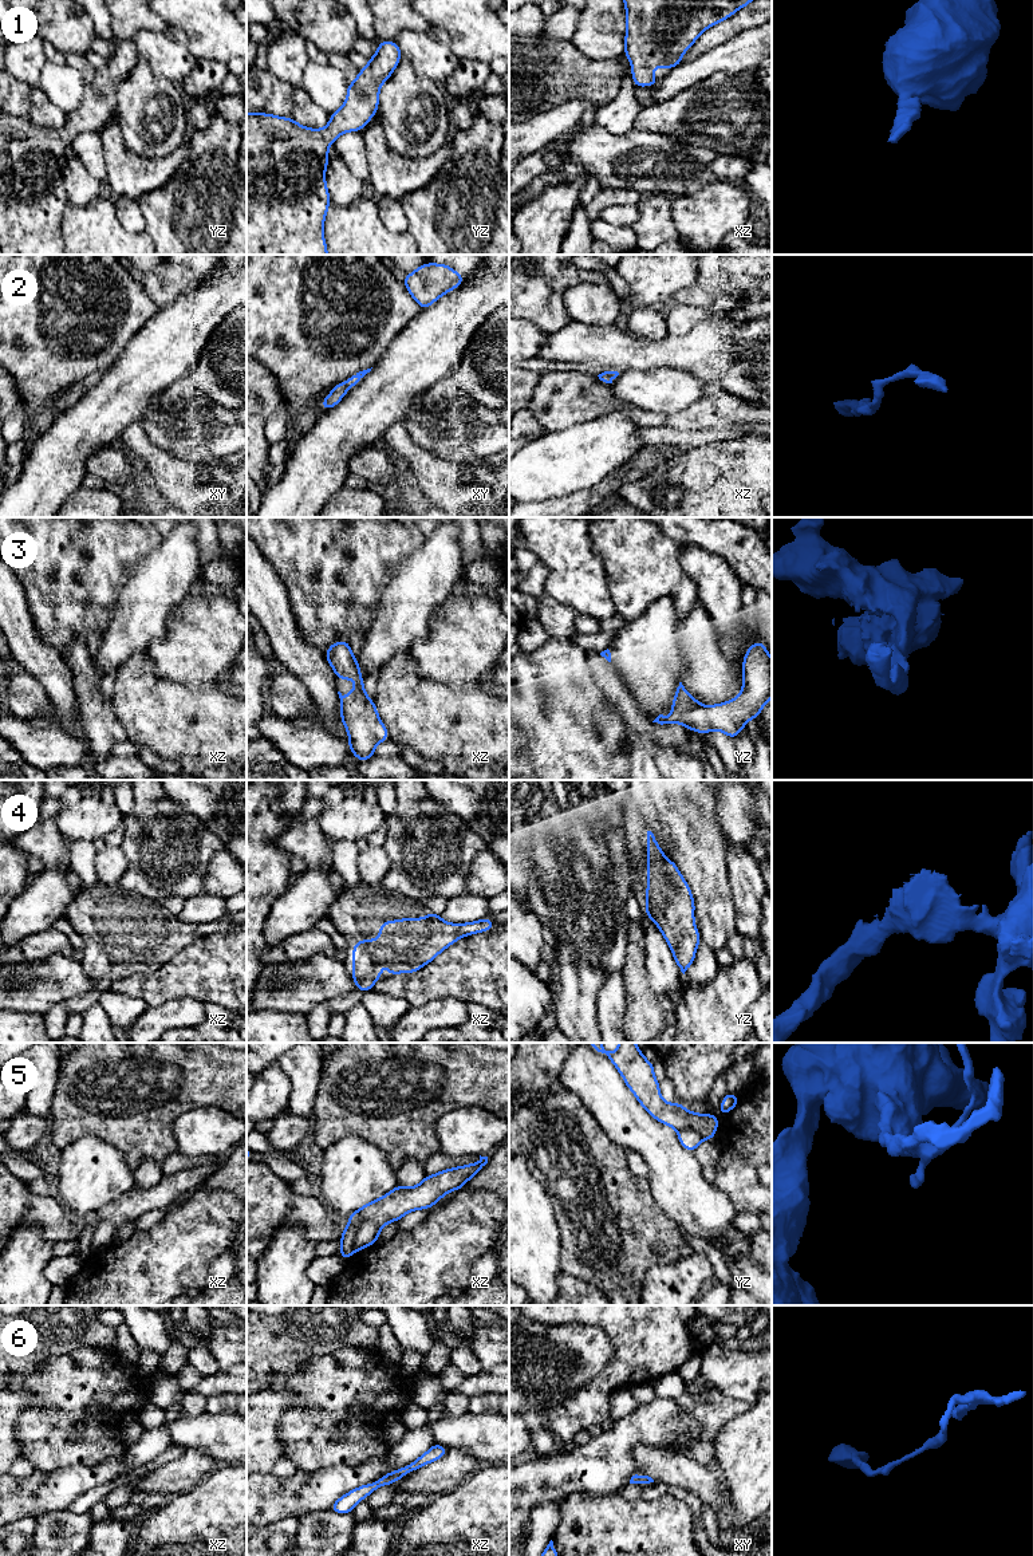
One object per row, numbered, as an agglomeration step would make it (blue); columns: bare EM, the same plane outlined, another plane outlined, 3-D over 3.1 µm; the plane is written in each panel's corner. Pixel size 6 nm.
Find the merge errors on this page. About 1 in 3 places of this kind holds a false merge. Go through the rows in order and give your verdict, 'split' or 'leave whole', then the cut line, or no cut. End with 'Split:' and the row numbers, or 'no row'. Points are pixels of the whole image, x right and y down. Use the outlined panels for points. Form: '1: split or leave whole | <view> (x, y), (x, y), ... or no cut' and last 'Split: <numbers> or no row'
1: leave whole | no cut
2: leave whole | no cut
3: leave whole | no cut
4: leave whole | no cut
5: split | xz (357, 1212), (361, 1217), (361, 1224), (357, 1230), (354, 1249)
6: leave whole | no cut
Split: 5

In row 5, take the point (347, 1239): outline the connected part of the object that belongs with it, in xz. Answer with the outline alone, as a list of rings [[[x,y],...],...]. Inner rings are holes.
[[[356,1212],[348,1216],[348,1226],[342,1230],[342,1249],[338,1253],[343,1260],[347,1260],[355,1253],[354,1242],[360,1222],[362,1217]]]

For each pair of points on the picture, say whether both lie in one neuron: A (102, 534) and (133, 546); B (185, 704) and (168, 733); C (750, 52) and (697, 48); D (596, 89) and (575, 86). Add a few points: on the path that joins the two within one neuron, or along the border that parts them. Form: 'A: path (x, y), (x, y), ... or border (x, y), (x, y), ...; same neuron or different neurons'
A: path (110, 542), (125, 542); same neuron
B: path (178, 710), (174, 727); same neuron
C: border (736, 35), (682, 62); different neurons
D: path (591, 86), (580, 86); same neuron

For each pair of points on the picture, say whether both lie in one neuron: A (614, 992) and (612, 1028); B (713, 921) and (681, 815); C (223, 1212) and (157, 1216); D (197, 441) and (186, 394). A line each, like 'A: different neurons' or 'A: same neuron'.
A: same neuron
B: same neuron
C: different neurons
D: same neuron

